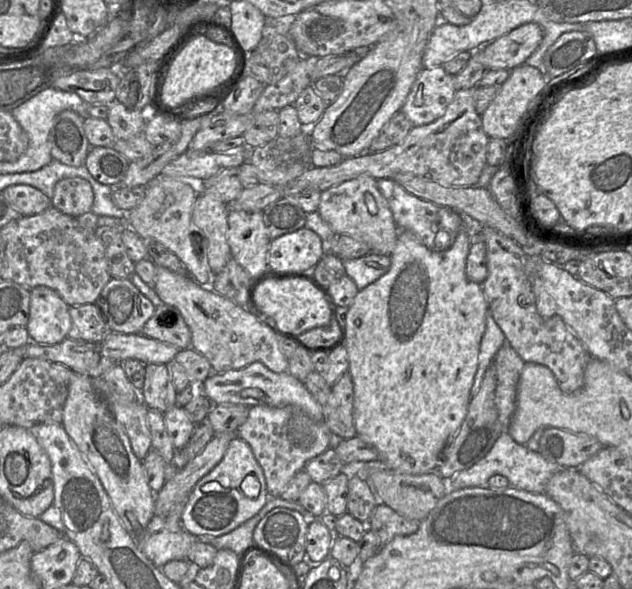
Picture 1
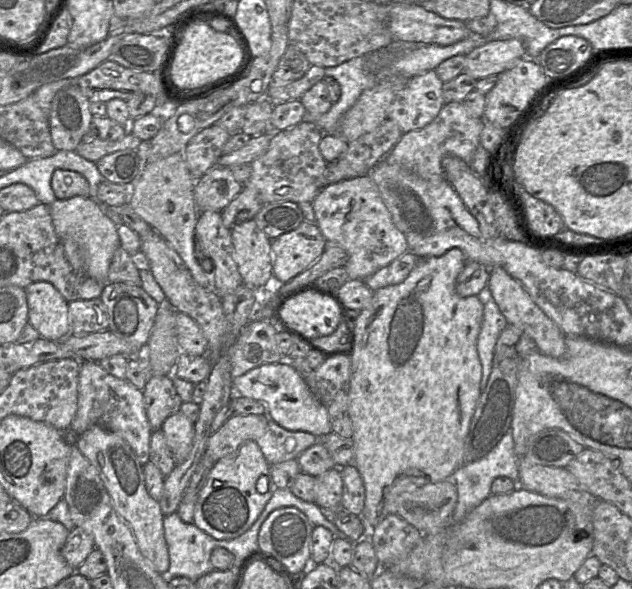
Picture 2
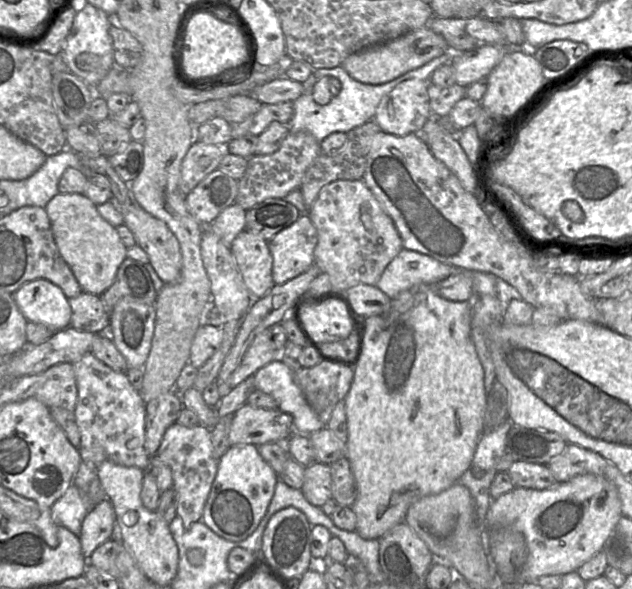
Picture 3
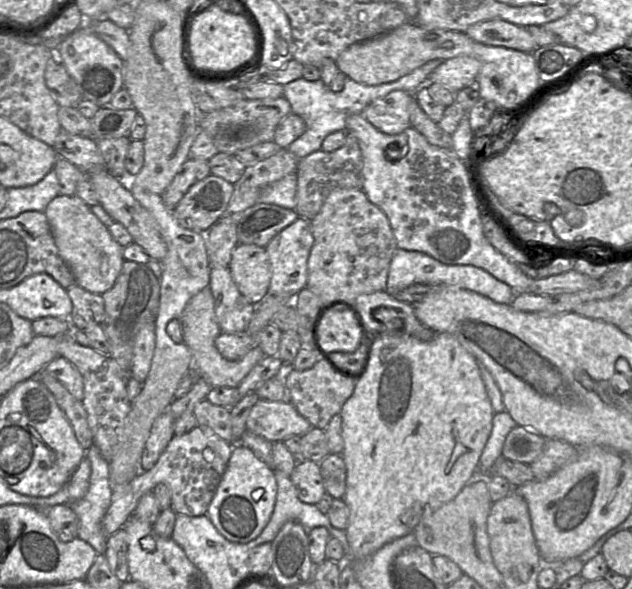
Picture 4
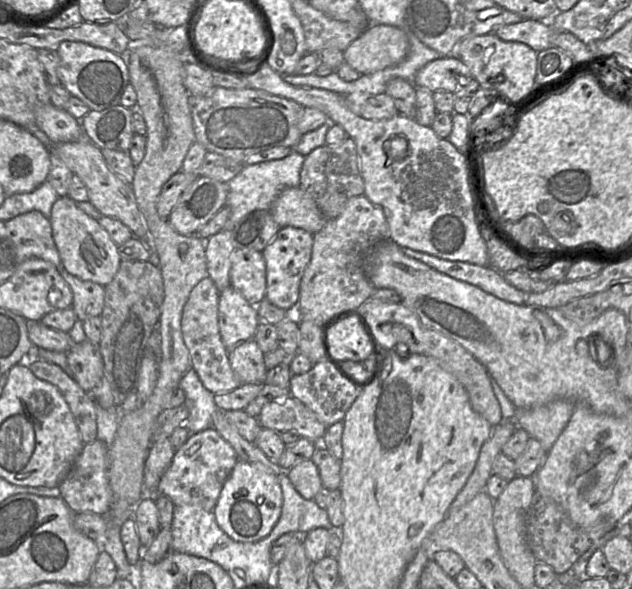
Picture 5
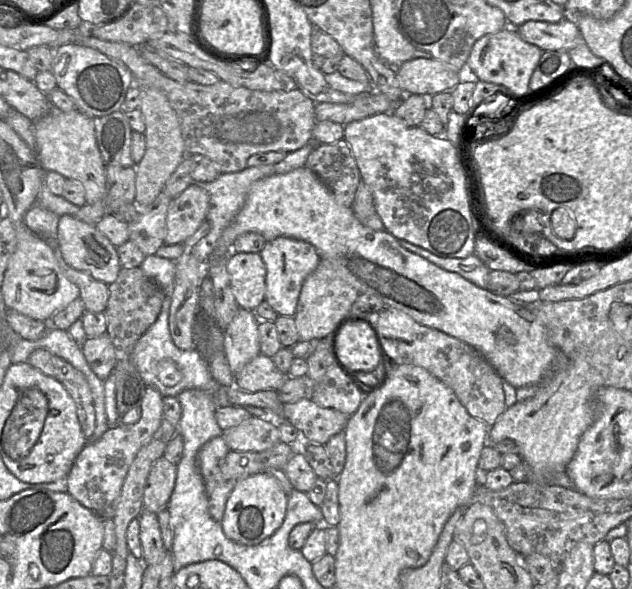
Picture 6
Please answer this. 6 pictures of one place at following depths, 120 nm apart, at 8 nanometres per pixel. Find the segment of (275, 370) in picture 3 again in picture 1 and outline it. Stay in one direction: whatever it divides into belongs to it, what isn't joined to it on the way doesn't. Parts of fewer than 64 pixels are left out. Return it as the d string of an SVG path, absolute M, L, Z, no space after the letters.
M254 362L239 370L224 373L212 372L200 385L200 391L213 405L241 404L248 407L265 405L270 407L293 406L316 422L325 422L323 407L315 400L304 382L292 376L288 371L275 373L261 362Z

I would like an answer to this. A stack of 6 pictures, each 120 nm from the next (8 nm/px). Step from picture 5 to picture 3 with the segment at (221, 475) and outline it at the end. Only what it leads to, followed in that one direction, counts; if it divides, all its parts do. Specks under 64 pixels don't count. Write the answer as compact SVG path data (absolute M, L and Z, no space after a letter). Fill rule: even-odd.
M175 422L165 431L156 456L172 471L173 488L177 494L177 515L188 528L201 520L218 470L219 458L211 441L211 430L201 424L185 427ZM105 498L95 504L83 520L79 540L83 556L88 560L95 549L117 534L116 514Z

